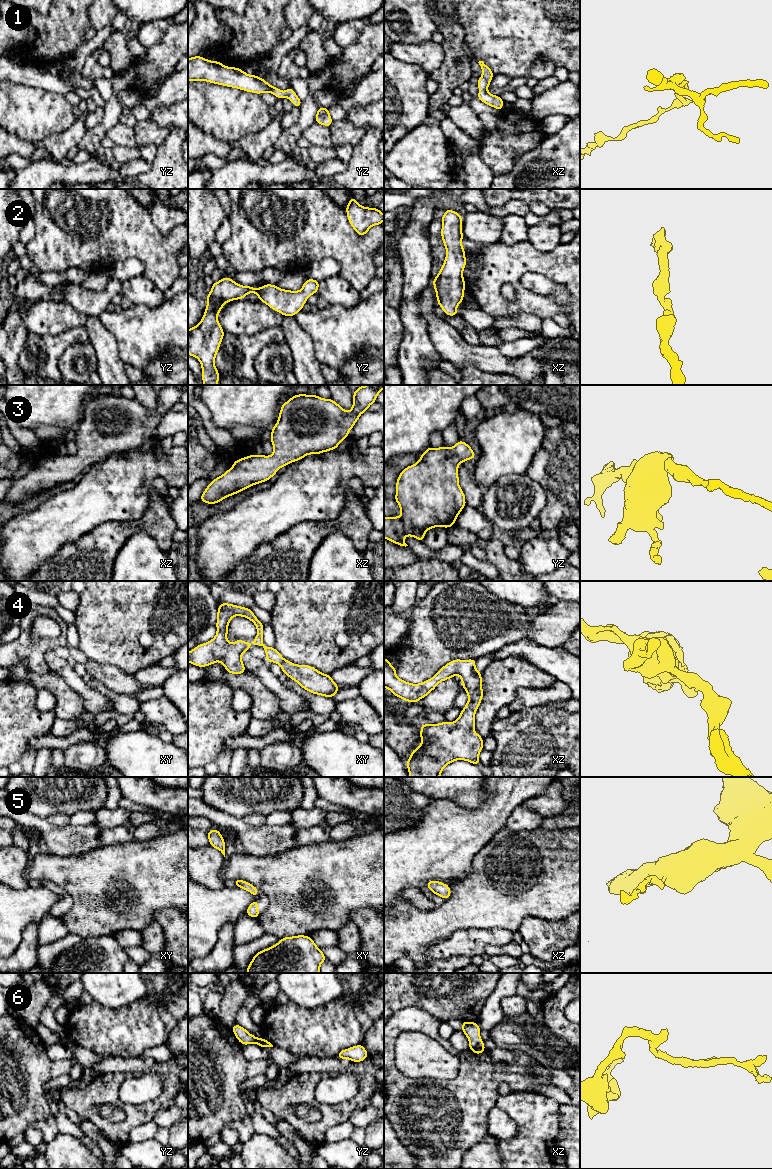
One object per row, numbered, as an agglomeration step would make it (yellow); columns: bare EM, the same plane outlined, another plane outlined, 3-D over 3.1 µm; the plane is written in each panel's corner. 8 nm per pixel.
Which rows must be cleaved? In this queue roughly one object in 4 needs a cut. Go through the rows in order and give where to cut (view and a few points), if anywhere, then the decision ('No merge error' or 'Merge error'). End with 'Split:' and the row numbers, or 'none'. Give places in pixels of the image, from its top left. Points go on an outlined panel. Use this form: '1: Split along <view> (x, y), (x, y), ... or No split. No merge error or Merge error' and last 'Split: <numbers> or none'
1: No split. No merge error
2: No split. No merge error
3: No split. No merge error
4: No split. No merge error
5: No split. No merge error
6: No split. No merge error
Split: none

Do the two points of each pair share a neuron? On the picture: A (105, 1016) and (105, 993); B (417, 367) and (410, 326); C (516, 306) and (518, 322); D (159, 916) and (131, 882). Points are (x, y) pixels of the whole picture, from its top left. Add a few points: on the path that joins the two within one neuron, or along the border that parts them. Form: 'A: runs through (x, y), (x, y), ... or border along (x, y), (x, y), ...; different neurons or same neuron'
A: border along (93, 999), (112, 1008), (128, 1005); different neurons
B: runs through (415, 357), (415, 336); same neuron
C: border along (496, 316), (536, 315), (540, 318); different neurons
D: border along (177, 908), (158, 909), (154, 913), (153, 919); different neurons

